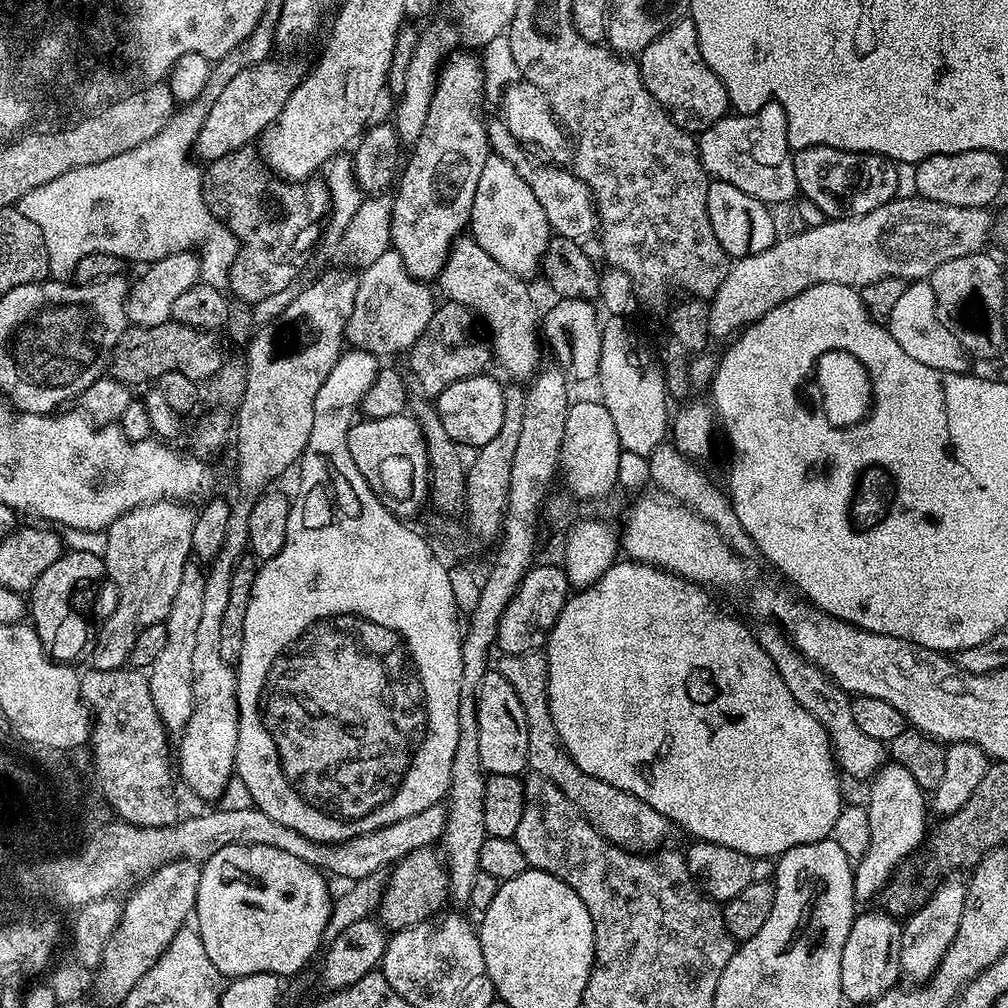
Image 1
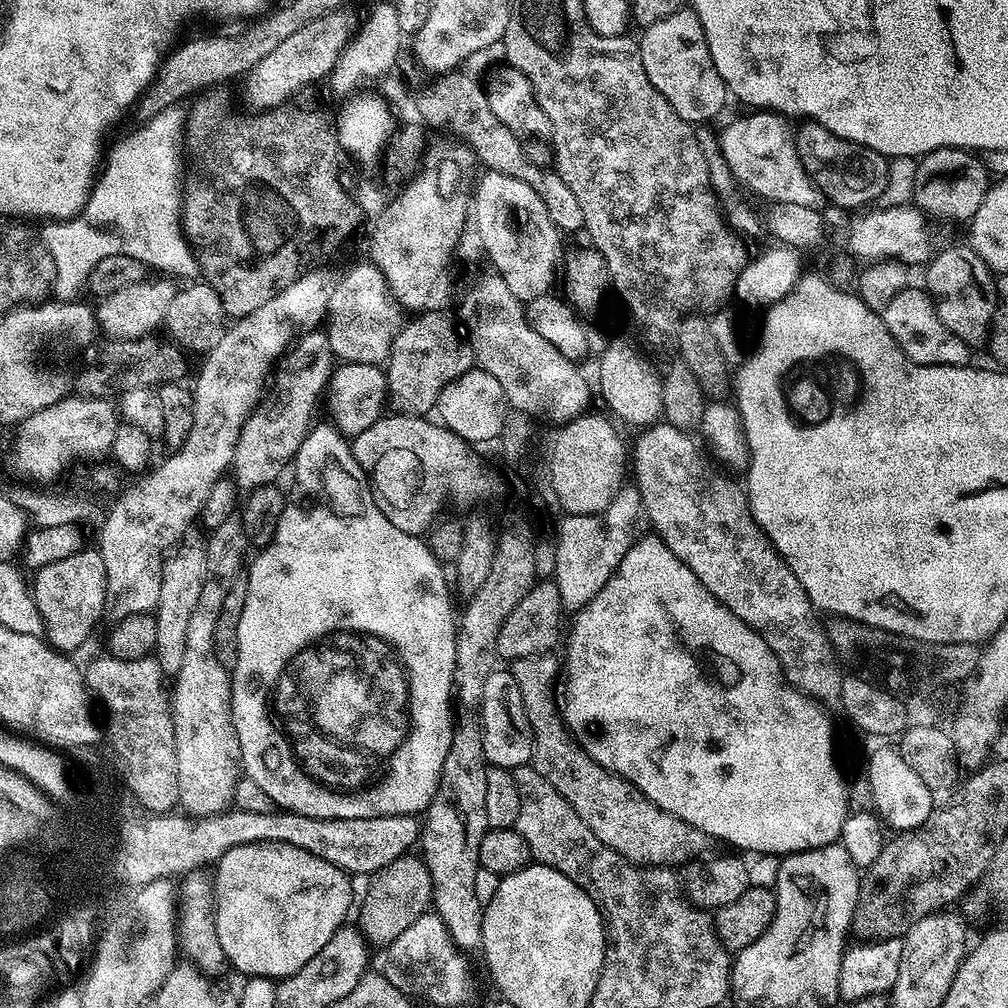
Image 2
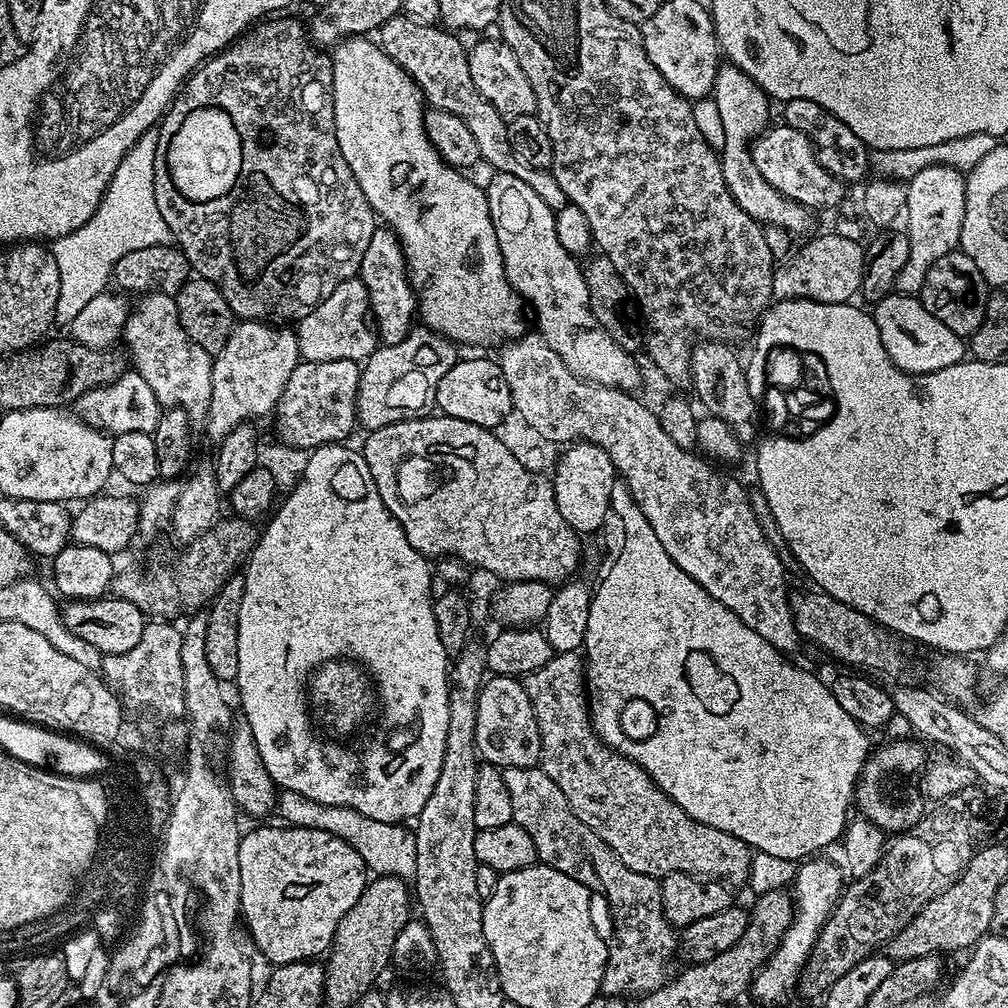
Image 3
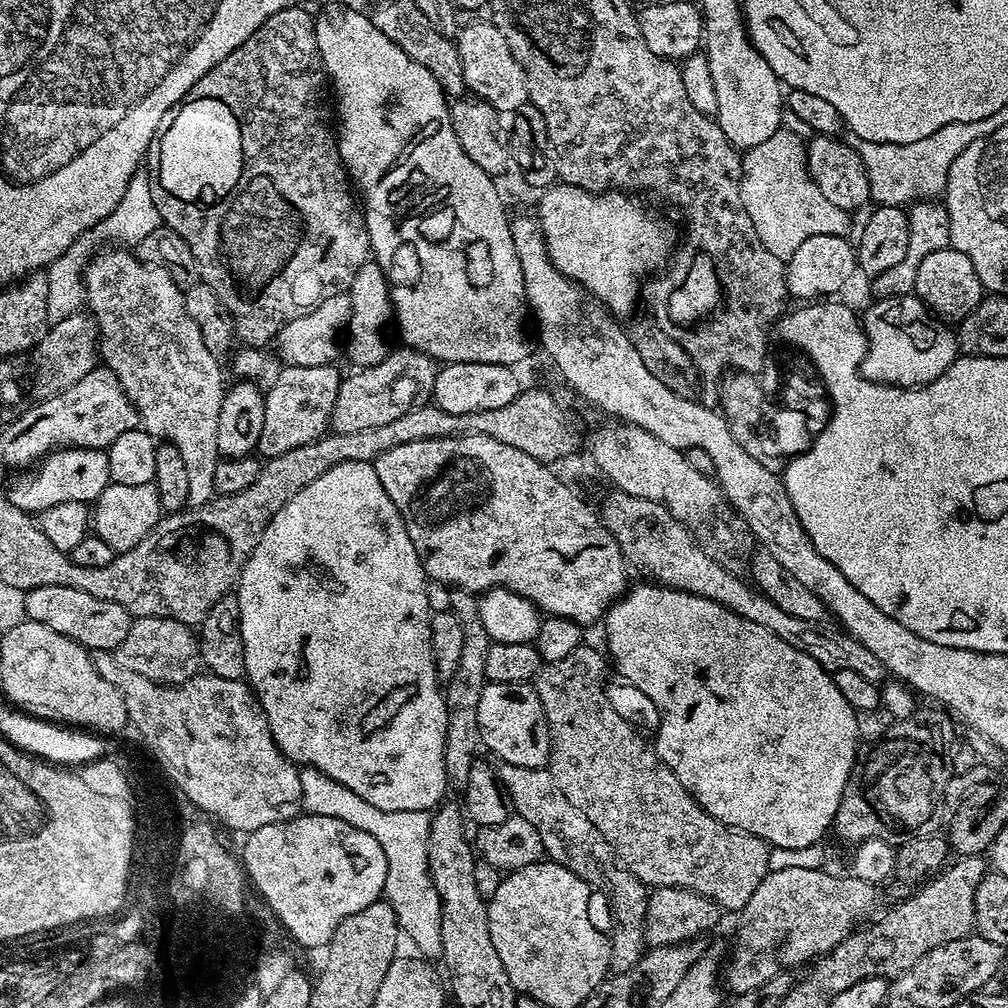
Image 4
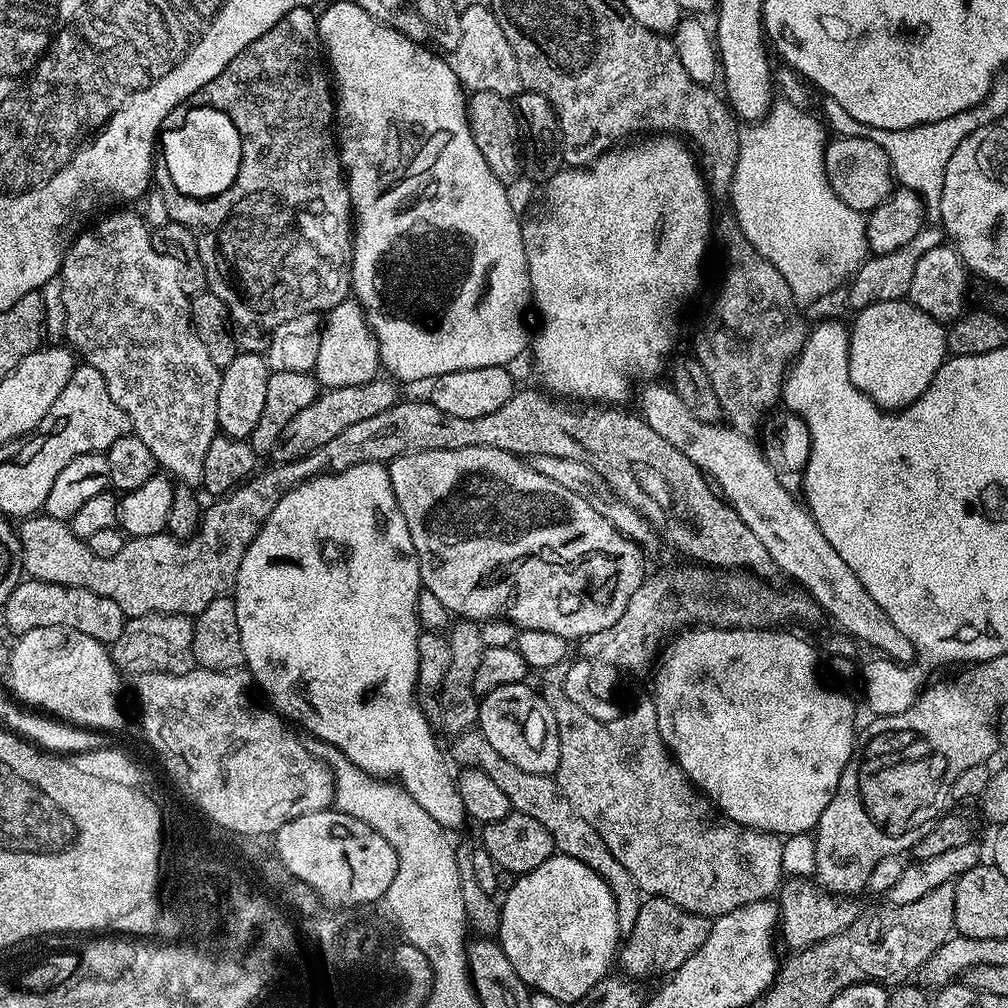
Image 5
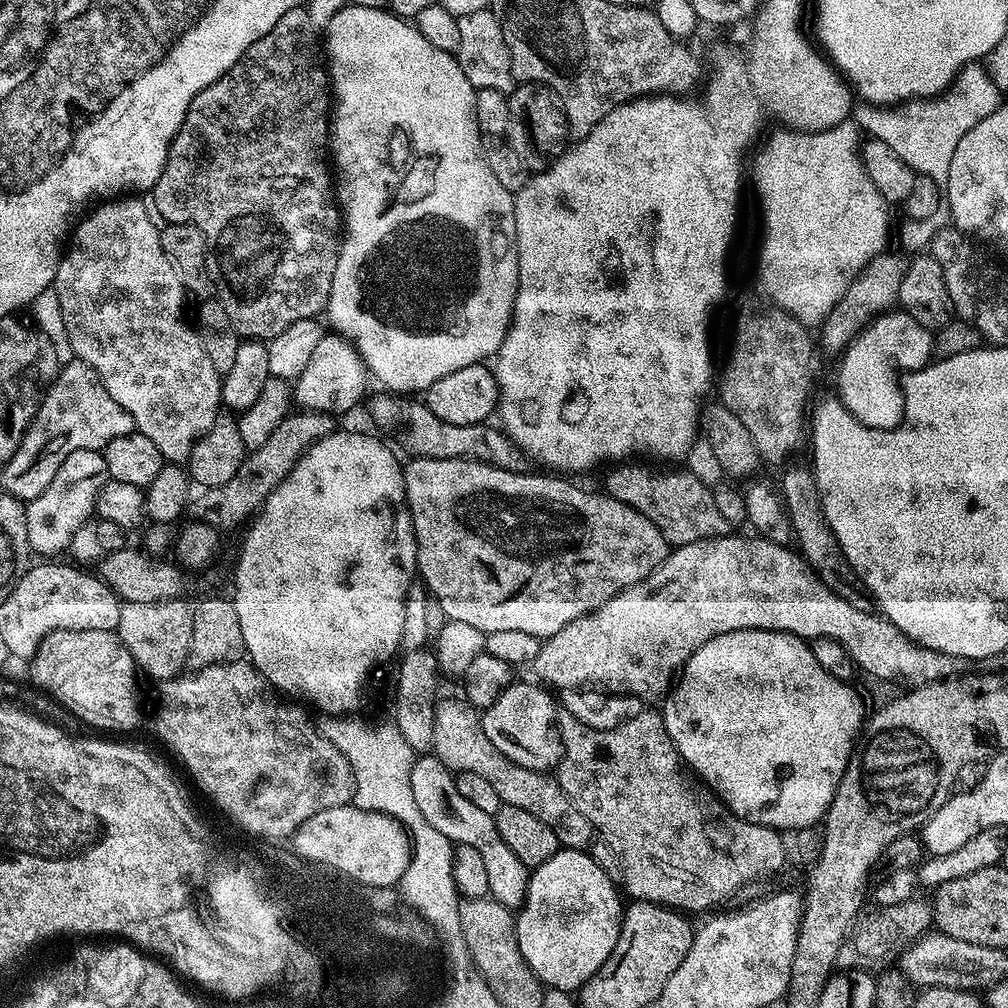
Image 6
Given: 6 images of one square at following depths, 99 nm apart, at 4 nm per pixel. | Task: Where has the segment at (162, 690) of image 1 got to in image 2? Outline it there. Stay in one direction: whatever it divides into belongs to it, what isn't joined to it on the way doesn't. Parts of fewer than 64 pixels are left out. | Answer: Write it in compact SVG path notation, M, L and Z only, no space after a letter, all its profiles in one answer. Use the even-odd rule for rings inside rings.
M191 536L181 539L180 543L175 545L174 551L165 555L162 586L154 609L156 617L154 657L159 662L160 669L166 674L175 674L182 666L182 657L186 650L186 626L190 622L190 614L194 614L198 593L202 591L202 578L206 578L204 540L201 537Z

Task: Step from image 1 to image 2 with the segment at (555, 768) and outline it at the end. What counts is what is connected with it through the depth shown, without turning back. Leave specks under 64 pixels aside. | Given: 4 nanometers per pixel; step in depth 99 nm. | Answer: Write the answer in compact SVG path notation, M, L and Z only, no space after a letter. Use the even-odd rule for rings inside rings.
M552 654L531 656L513 660L510 664L514 682L518 686L518 690L522 690L526 718L532 727L532 759L530 761L532 767L536 768L538 774L542 774L550 782L550 786L554 786L554 790L558 790L558 794L562 794L562 798L566 798L566 802L570 802L570 806L574 806L578 818L582 818L582 822L586 822L586 826L590 826L594 838L598 838L606 846L610 846L610 850L614 850L619 856L629 860L631 864L649 868L666 868L677 866L676 864L685 863L684 865L687 865L692 862L687 862L687 860L692 860L695 856L703 857L705 855L703 852L707 850L708 844L710 845L710 838L706 833L690 826L690 822L682 822L682 818L674 818L674 814L654 806L654 802L650 802L650 798L646 798L646 794L642 794L642 790L638 790L634 784L619 776L617 772L606 770L597 760L590 758L590 754L586 754L584 747L568 731L567 726L564 725L564 717L558 711L557 693L556 696L552 693L555 688L556 691L558 688L556 675L559 677L562 672L561 661L559 659L556 661L554 657L555 655Z

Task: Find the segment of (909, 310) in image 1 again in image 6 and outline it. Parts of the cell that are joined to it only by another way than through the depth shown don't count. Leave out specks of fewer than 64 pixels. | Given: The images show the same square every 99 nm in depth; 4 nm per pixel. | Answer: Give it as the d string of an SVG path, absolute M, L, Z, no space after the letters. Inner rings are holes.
M889 310L871 320L843 349L840 360L839 399L867 428L899 428L904 419L906 397L900 389L900 372L914 374L919 368L928 367L934 356L934 336L929 328L922 326L903 310Z

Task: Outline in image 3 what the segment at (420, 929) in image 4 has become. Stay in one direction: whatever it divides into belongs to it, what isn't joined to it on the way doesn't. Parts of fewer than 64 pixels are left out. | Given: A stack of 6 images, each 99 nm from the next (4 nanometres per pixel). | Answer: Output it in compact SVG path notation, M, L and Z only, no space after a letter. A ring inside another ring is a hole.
M281 791L274 805L275 815L280 815L285 825L294 828L318 828L333 837L345 840L362 854L369 873L376 876L399 876L408 882L416 875L416 834L403 823L387 824L372 820L347 806L325 806L308 800L296 792Z

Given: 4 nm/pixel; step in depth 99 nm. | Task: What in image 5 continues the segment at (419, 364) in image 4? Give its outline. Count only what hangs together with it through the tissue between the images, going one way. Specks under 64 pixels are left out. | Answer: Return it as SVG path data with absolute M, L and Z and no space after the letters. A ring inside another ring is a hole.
M377 378L360 386L342 386L321 391L314 398L314 402L306 406L306 410L298 410L298 414L294 414L290 422L286 422L278 445L279 459L285 461L302 458L318 450L318 446L326 446L326 442L330 442L330 438L334 438L337 434L342 434L342 430L347 430L366 418L374 418L374 414L382 414L382 410L397 404L398 395L396 396L395 388L397 385L391 379L388 380Z

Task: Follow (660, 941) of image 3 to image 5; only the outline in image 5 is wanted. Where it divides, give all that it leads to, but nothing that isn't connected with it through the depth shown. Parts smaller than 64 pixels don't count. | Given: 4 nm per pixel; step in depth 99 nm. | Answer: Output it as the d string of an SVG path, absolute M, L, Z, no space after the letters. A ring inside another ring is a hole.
M478 730L464 732L455 737L451 743L451 759L453 761L456 759L460 768L477 768L485 772L502 789L502 794L510 798L515 811L530 814L530 818L542 822L542 826L550 830L550 838L554 838L554 846L559 855L578 858L578 862L586 862L590 870L594 870L604 879L616 899L621 933L626 934L630 931L634 926L634 918L638 918L638 910L642 903L640 888L634 882L634 878L630 878L630 870L626 870L626 866L622 866L622 862L618 862L618 858L610 854L602 838L592 829L592 824L586 822L586 818L582 818L572 809L568 799L560 793L555 779L552 776L530 774L514 766L514 762L502 758L502 754L498 754L498 750L494 750L494 746L490 746L490 742L486 742L486 738Z

